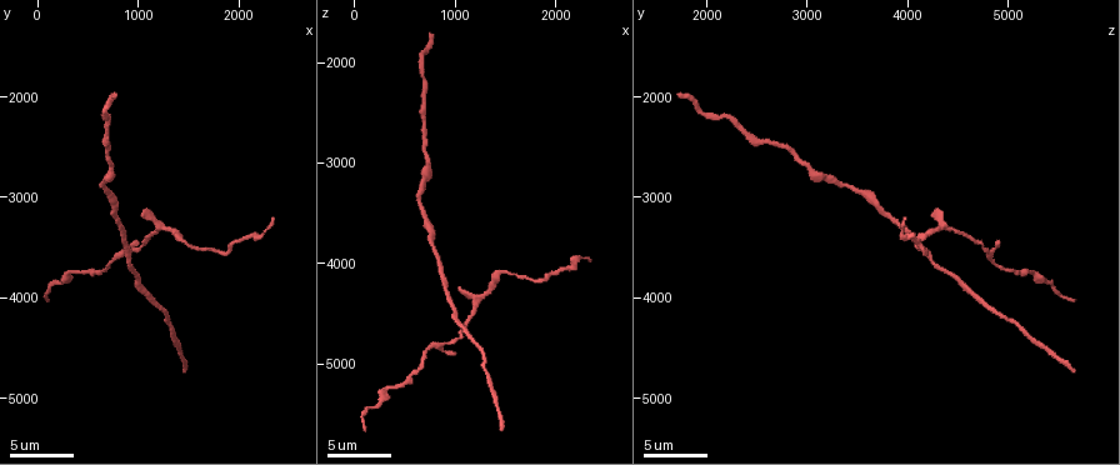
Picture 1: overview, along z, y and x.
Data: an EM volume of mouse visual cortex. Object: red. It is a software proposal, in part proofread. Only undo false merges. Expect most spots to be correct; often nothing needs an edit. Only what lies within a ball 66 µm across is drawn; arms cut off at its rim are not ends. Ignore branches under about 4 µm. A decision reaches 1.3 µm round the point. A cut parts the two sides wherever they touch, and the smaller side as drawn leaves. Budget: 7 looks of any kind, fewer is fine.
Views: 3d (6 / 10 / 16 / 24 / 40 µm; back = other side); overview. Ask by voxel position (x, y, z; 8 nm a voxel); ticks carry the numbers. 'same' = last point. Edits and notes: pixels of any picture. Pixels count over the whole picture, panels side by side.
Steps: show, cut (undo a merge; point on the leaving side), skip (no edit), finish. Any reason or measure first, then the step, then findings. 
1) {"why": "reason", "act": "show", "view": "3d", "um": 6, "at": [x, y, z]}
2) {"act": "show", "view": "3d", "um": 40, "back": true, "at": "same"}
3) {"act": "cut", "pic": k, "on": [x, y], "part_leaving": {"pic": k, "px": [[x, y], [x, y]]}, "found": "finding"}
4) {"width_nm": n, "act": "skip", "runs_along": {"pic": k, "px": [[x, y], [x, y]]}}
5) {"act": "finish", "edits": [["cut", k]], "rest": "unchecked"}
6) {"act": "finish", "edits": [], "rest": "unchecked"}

{"why": "narrows sharply", "act": "show", "view": "3d", "um": 10, "at": [400, 3760, 5220]}

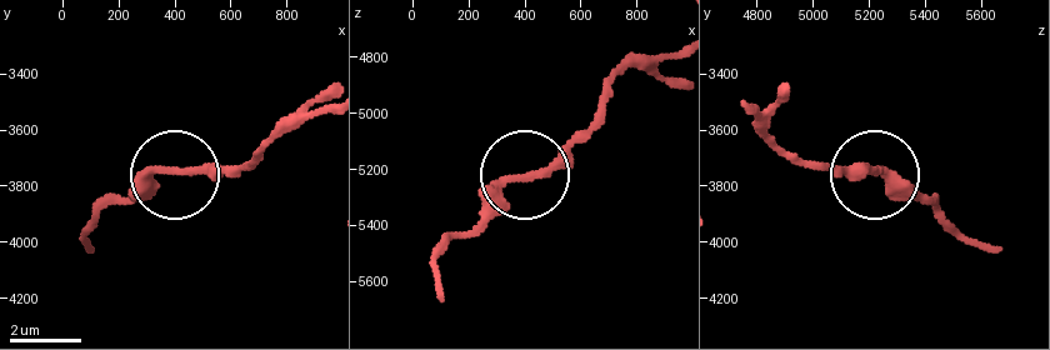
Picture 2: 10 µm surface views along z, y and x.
{"width_nm": 230, "act": "skip", "found": "one neuron here"}

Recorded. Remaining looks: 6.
{"act": "show", "view": "3d", "um": 10, "at": [740, 2720, 3020]}

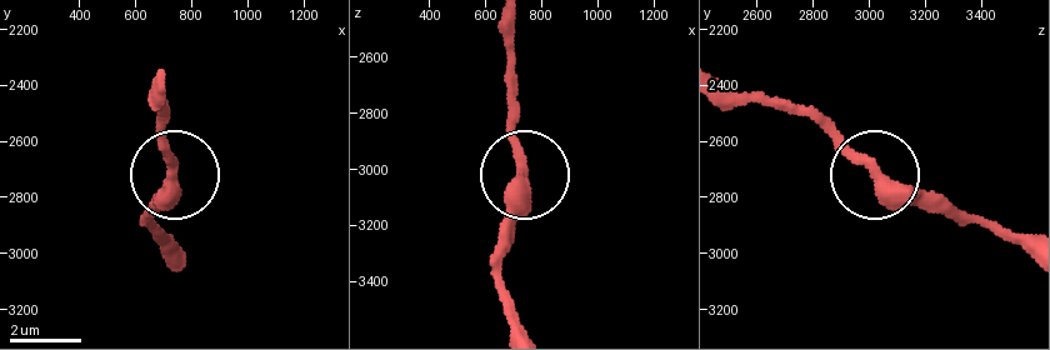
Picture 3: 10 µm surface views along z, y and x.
{"act": "skip", "runs_along": {"pic": 3, "px": [[516, 325], [501, 253], [510, 199], [529, 164], [510, 104]]}, "found": "all the same neuron"}

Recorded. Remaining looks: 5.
{"act": "show", "view": "3d", "um": 16, "at": [820, 3280, 3900]}

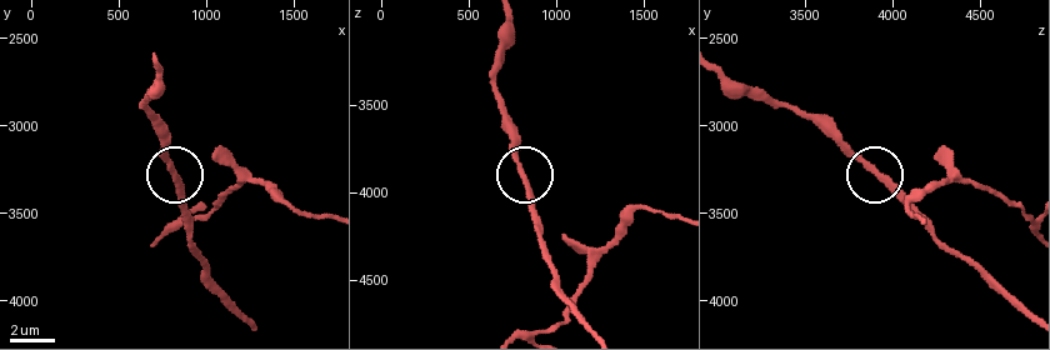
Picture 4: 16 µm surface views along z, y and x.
{"act": "skip", "found": "all the same neuron"}

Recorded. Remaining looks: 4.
{"why": "branch point", "act": "show", "view": "3d", "um": 10, "at": [1240, 3300, 4400]}

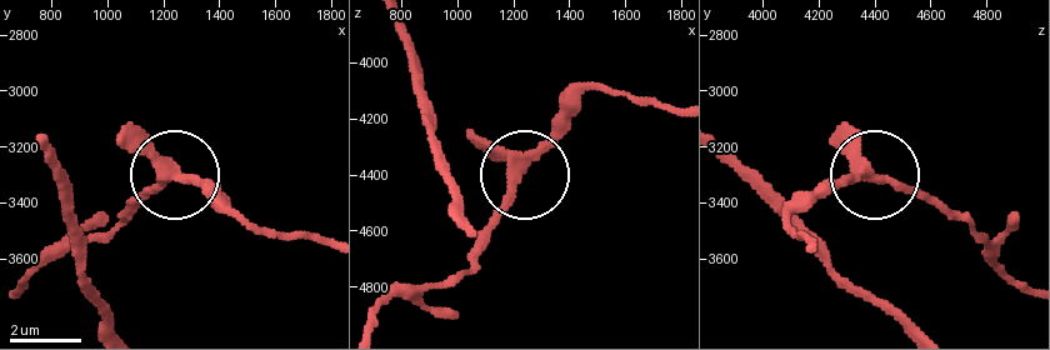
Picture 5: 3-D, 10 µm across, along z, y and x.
{"width_nm": 290, "act": "skip", "found": "continuous, no second neuron"}

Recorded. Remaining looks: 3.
{"act": "finish", "edits": [], "rest": "unchecked"}

